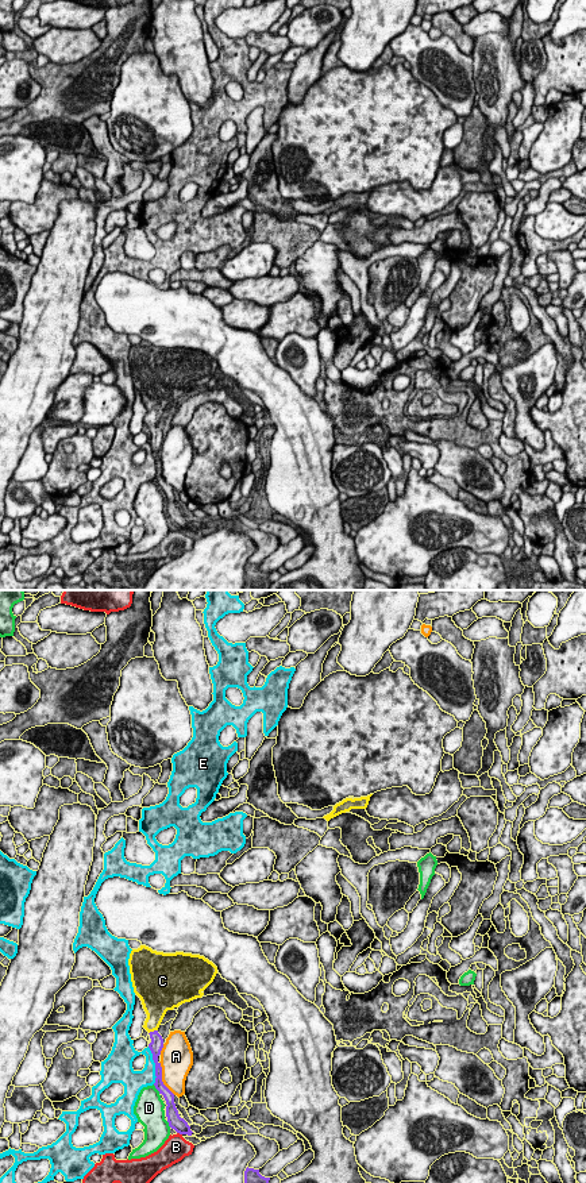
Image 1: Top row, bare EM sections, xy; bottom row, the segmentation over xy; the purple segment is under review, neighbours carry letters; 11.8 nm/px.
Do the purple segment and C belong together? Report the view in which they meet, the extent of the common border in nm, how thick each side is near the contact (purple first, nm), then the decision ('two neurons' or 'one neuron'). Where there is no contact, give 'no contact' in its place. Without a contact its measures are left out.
xy | 120 nm | 160/240 nm | one neuron

